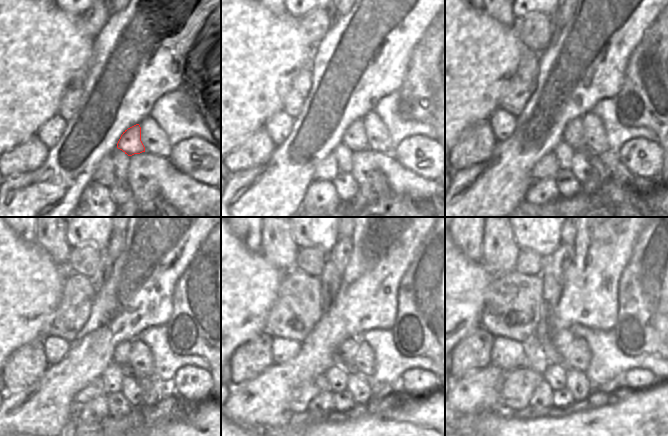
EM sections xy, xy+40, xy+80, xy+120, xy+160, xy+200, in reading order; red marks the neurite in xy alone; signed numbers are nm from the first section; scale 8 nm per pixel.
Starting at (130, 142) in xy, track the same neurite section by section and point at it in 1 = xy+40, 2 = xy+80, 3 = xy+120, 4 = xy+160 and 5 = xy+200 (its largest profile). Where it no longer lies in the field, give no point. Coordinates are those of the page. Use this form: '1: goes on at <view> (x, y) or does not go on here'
1: goes on at xy+40 (354, 138)
2: goes on at xy+80 (573, 133)
3: goes on at xy+120 (122, 351)
4: goes on at xy+160 (345, 353)
5: goes on at xy+200 (554, 345)

